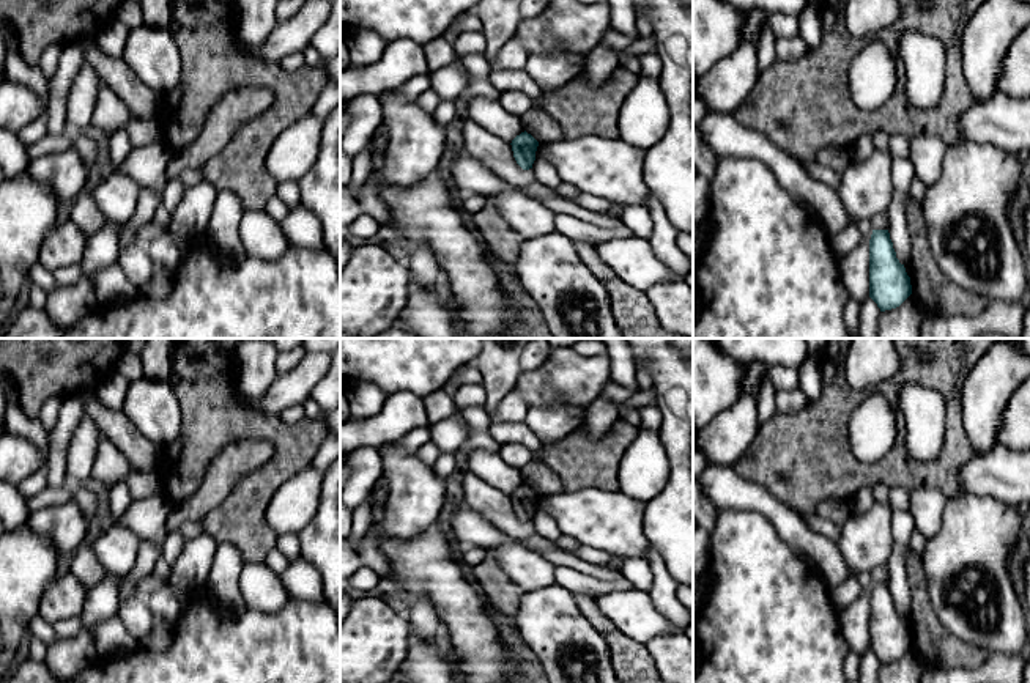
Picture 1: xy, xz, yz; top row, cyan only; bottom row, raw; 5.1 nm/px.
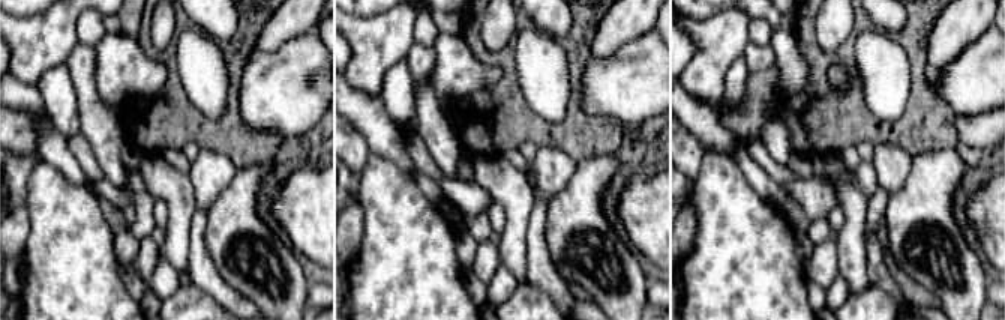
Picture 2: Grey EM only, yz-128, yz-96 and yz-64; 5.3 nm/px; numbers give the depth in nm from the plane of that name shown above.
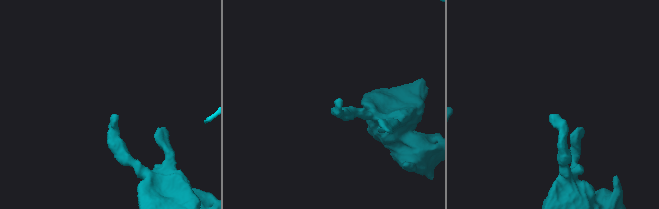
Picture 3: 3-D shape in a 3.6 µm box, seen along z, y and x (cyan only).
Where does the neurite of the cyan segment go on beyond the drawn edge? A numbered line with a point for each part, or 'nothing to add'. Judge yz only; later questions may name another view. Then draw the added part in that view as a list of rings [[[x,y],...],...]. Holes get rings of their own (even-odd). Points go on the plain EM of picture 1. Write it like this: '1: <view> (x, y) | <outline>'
nothing to add

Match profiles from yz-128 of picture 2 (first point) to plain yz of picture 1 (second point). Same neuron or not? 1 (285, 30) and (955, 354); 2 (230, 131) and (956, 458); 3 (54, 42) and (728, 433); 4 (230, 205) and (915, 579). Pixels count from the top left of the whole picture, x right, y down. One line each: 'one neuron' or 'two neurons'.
1: two neurons
2: one neuron
3: one neuron
4: two neurons

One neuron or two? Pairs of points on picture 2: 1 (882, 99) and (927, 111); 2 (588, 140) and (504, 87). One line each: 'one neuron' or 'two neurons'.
1: two neurons
2: one neuron

